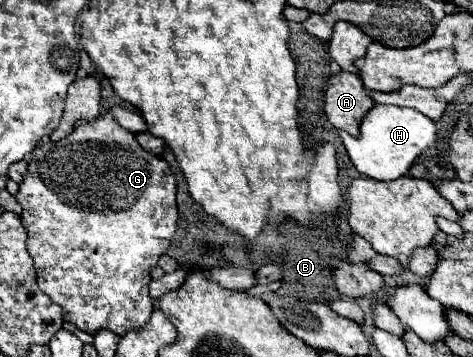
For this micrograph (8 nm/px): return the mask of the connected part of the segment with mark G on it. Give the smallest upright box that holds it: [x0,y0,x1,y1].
[16,114,176,336]

